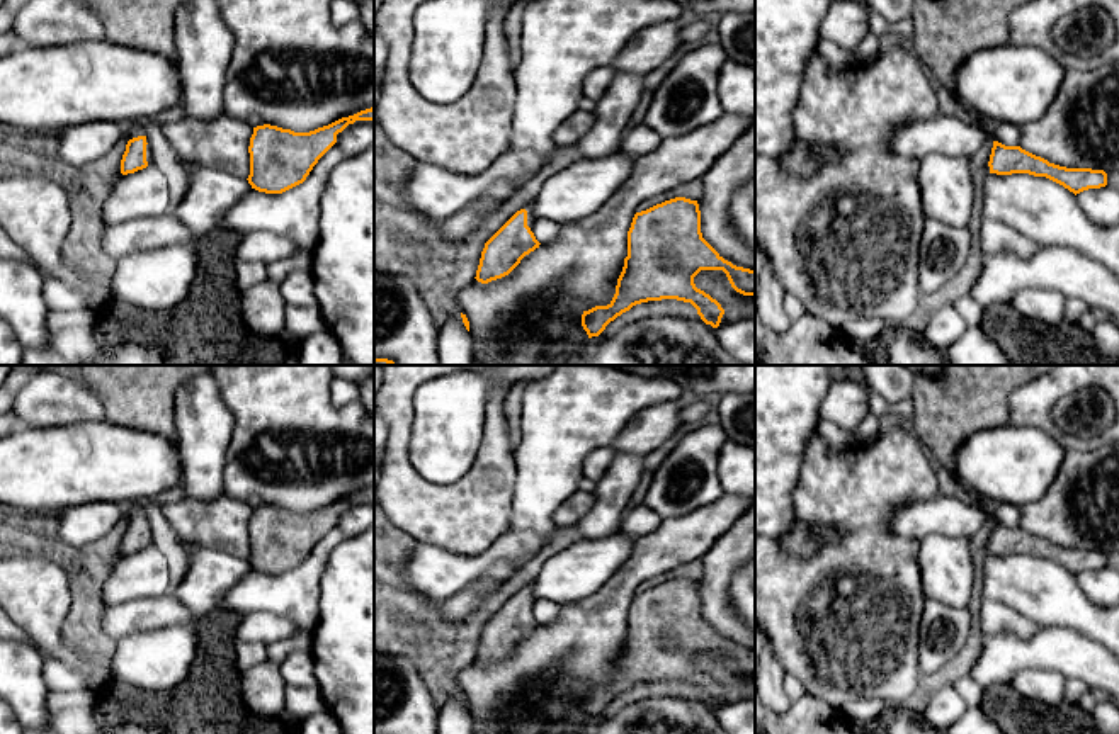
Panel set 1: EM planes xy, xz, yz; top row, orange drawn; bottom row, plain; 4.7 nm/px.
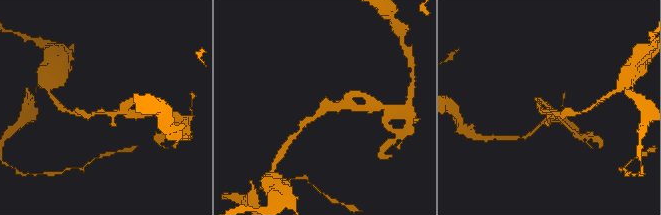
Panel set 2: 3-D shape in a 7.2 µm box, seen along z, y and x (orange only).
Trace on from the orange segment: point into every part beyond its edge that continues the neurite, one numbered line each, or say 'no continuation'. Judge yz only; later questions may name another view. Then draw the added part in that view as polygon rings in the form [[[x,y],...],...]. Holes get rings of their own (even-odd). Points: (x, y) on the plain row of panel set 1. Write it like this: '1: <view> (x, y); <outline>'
no continuation

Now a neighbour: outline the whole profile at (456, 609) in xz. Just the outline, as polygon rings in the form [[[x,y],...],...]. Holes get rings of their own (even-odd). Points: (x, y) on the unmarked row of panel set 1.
[[[483,578],[476,584],[464,588],[457,595],[442,601],[440,618],[447,624],[459,624],[471,617],[480,603],[498,591],[505,581]]]

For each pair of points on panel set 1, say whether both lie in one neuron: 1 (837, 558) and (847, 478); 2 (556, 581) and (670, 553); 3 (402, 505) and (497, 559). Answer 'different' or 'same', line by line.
1: same
2: different
3: different

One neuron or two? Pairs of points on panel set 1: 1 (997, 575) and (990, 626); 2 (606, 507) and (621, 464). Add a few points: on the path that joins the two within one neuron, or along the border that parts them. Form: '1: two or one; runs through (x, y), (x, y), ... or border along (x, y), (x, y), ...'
1: two; border along (983, 597), (1007, 604), (1029, 619)
2: one; runs through (613, 496), (621, 474)

